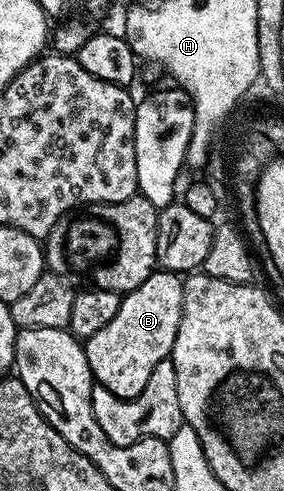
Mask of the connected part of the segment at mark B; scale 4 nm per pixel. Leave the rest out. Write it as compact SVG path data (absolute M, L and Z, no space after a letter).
M154 270L139 287L122 295L119 314L83 344L96 383L124 400L141 393L155 366L170 359L183 310L182 283L182 277L176 272Z

